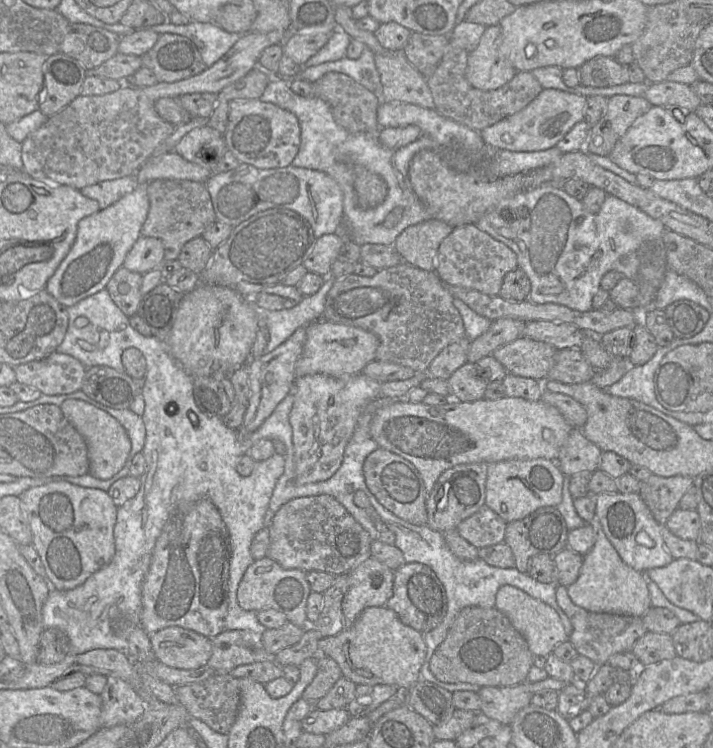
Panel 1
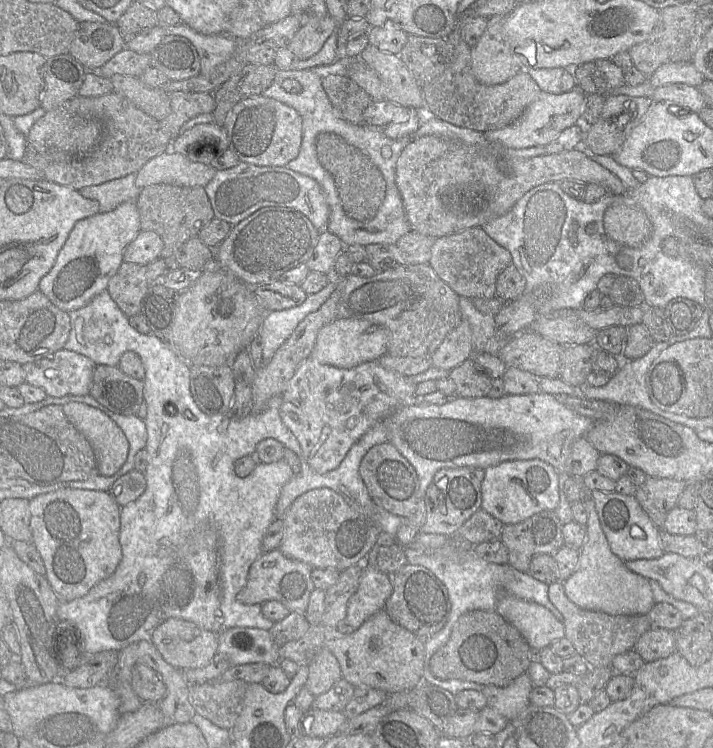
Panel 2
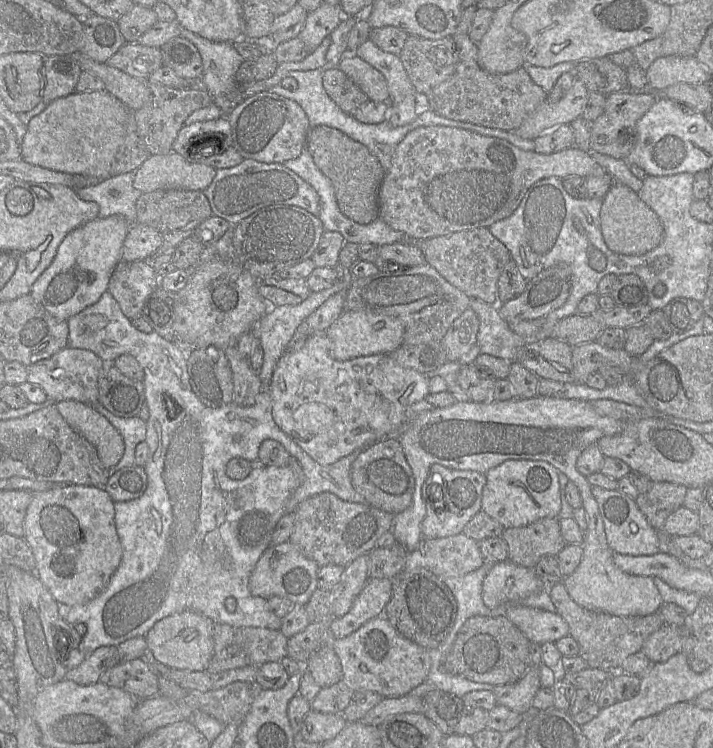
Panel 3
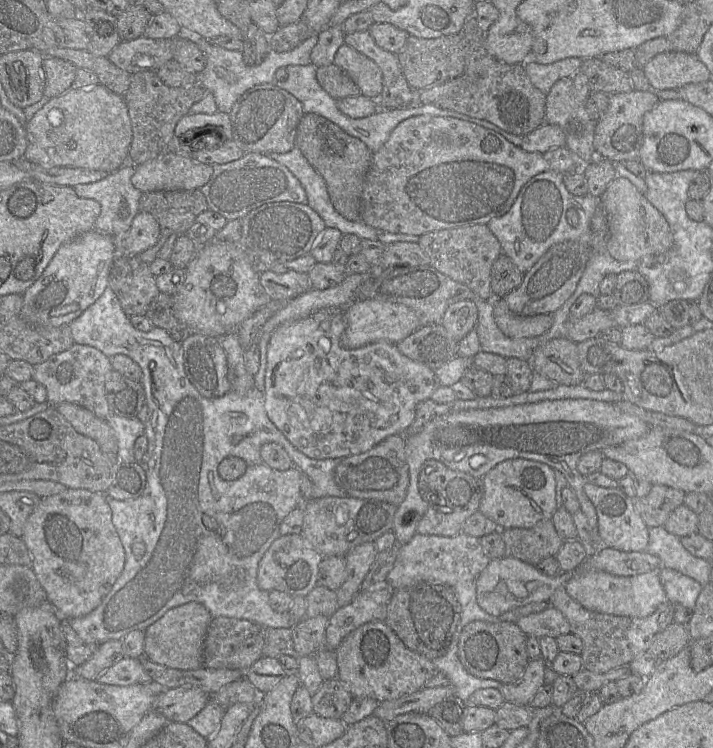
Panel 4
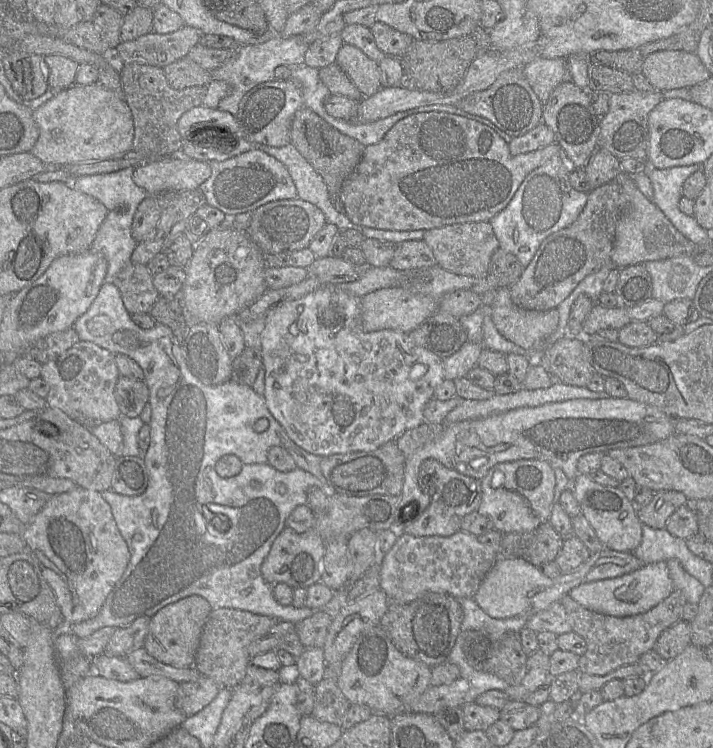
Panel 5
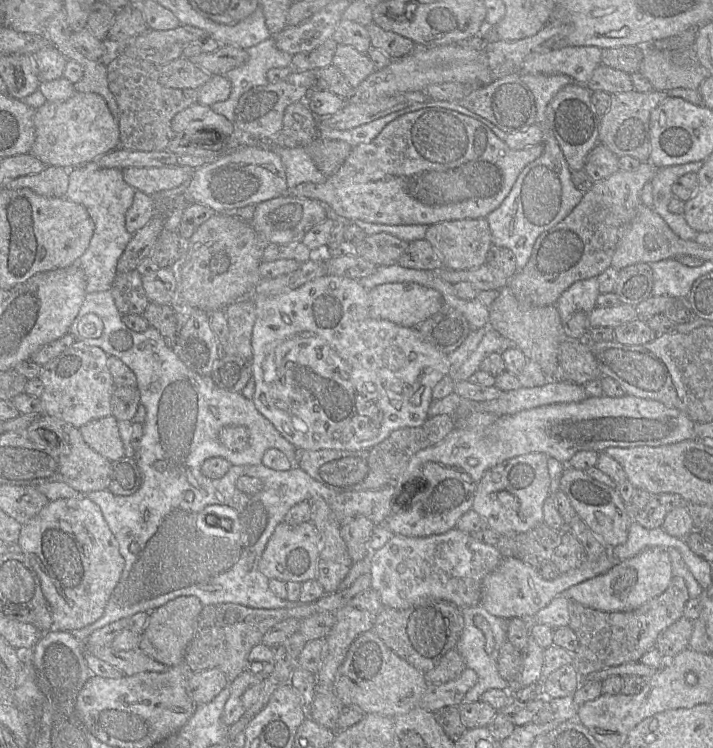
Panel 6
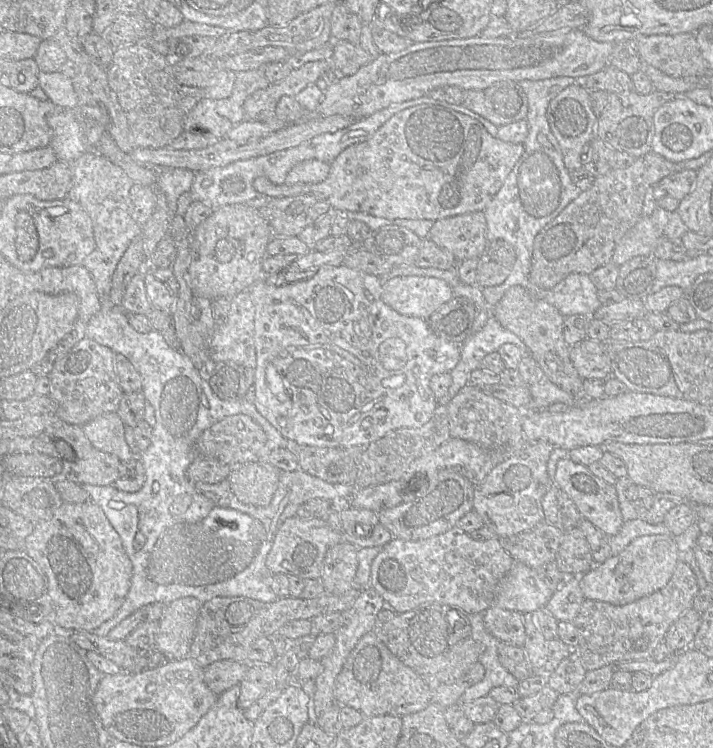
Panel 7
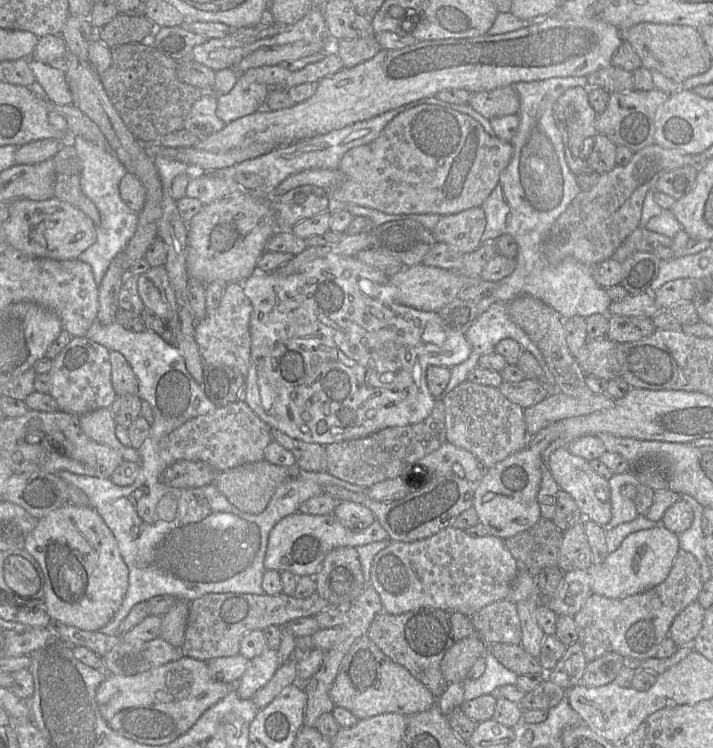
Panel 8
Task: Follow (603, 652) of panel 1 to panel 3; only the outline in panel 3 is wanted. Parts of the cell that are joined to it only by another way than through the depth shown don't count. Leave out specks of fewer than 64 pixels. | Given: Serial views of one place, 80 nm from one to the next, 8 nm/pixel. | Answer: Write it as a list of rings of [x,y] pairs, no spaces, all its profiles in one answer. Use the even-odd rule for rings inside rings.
[[[563,582],[549,586],[549,595],[557,613],[568,624],[569,635],[578,643],[579,655],[589,668],[620,671],[622,662],[629,655],[641,651],[646,638],[664,625],[659,612],[647,616],[615,616],[585,609],[571,599]]]

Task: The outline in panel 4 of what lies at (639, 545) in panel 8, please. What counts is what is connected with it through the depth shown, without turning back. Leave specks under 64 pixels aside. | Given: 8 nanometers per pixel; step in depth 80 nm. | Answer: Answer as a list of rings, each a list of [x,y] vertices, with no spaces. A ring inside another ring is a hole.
[[[579,568],[570,577],[565,588],[568,595],[584,608],[616,616],[646,617],[667,601],[660,579],[661,569],[635,576],[616,576],[592,568]]]

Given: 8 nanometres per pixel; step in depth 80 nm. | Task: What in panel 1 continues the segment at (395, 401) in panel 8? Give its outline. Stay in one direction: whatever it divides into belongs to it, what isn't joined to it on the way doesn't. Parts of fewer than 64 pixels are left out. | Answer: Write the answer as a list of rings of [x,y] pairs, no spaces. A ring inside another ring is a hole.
[[[363,373],[350,377],[325,374],[306,375],[294,382],[293,405],[289,414],[292,428],[294,482],[297,485],[327,481],[340,468],[344,452],[366,406],[380,397],[381,383]]]

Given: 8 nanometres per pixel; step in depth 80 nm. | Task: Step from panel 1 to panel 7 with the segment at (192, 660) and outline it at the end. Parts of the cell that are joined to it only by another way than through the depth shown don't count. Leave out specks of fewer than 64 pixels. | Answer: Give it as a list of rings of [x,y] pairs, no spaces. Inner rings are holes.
[[[183,597],[166,605],[157,622],[153,649],[167,660],[187,657],[192,644],[202,603],[195,597]]]

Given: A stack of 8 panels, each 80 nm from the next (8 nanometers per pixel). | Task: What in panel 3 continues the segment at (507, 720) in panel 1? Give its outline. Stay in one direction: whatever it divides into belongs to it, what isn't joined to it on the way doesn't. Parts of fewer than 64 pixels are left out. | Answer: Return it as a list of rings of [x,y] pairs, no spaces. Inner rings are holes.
[[[532,665],[521,679],[514,683],[494,686],[492,692],[498,705],[523,715],[532,707],[532,700],[541,687],[539,667]]]

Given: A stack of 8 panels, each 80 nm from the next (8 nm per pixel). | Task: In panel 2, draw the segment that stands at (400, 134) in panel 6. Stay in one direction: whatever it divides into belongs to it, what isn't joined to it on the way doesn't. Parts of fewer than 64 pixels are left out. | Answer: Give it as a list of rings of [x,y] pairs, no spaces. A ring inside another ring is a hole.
[[[426,135],[420,138],[417,138],[407,144],[404,149],[401,151],[399,158],[396,162],[396,170],[395,170],[395,181],[399,193],[402,198],[403,208],[405,211],[405,215],[407,221],[410,225],[410,230],[416,231],[420,234],[430,236],[433,238],[438,238],[442,236],[447,236],[468,228],[472,227],[481,227],[489,221],[496,219],[498,217],[506,214],[515,203],[530,189],[539,186],[548,182],[561,182],[566,179],[576,179],[583,181],[584,183],[595,183],[603,186],[609,194],[613,195],[623,195],[626,194],[628,189],[624,186],[621,180],[615,176],[613,173],[608,171],[606,168],[598,164],[591,157],[591,154],[588,153],[584,147],[578,147],[570,151],[563,151],[554,154],[545,154],[541,156],[536,156],[533,158],[520,158],[520,157],[510,157],[507,156],[502,148],[511,148],[511,147],[493,147],[493,146],[477,146],[464,143],[458,139],[438,136],[438,135]]]

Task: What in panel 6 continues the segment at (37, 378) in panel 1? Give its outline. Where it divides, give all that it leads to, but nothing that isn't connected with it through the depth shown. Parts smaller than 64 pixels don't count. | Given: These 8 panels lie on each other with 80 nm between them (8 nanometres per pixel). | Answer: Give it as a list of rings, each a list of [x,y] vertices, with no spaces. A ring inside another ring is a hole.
[[[75,341],[53,360],[40,365],[38,378],[44,391],[40,396],[43,414],[59,418],[76,428],[112,414],[111,396],[115,388],[108,368],[108,357],[101,348]]]

